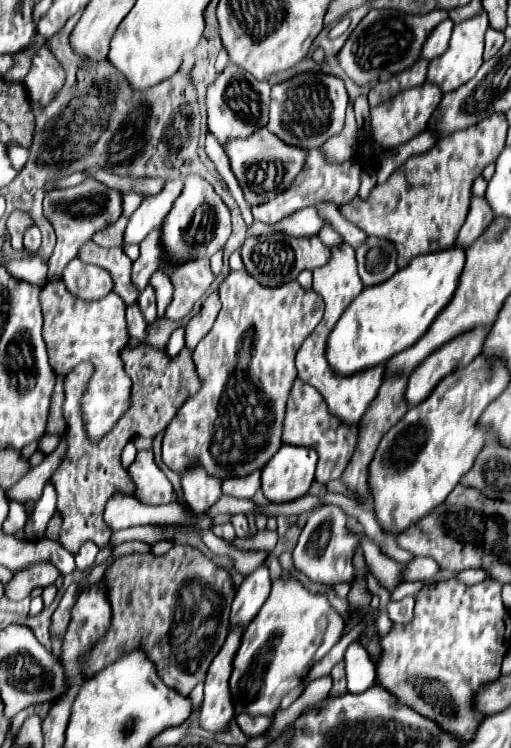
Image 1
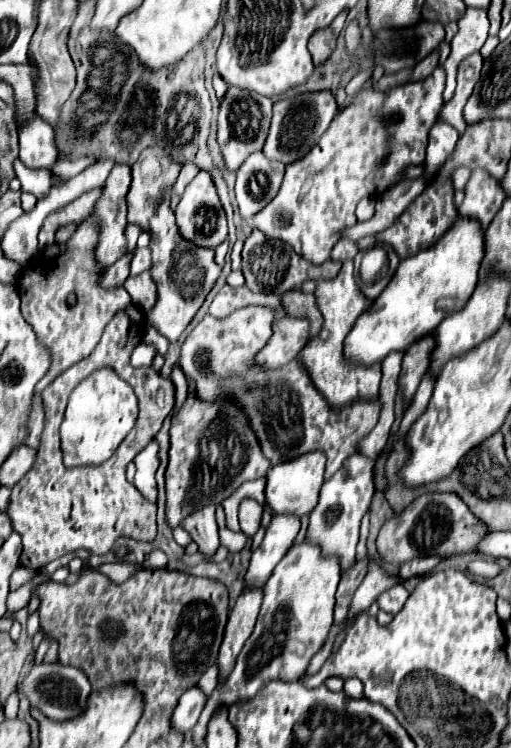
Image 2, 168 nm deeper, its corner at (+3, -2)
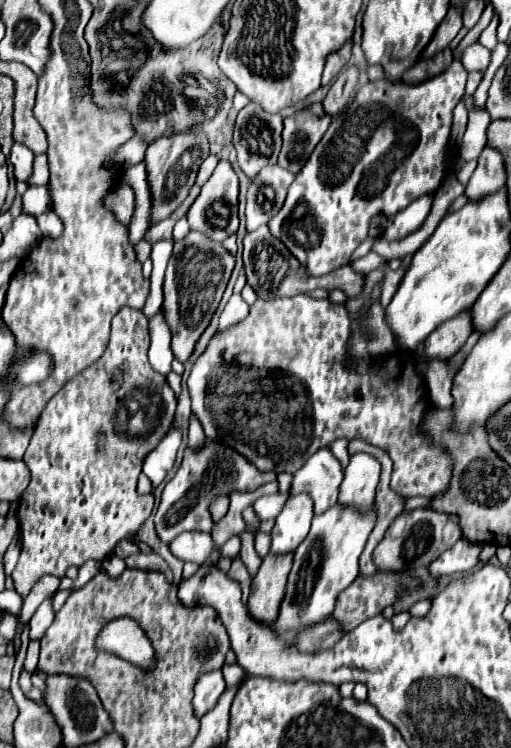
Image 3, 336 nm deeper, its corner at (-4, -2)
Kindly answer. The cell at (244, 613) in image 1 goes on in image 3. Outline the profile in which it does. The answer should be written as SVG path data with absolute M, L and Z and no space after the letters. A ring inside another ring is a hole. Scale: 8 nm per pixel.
M308 494L290 496L286 506L276 518L276 526L272 530L272 548L274 554L286 554L300 546L300 542L308 536L310 522L314 518L312 498Z

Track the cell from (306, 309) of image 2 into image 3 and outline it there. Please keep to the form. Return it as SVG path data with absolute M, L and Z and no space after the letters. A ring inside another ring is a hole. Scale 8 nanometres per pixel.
M304 294L296 298L256 300L244 322L218 332L210 340L188 378L192 412L202 422L206 438L240 450L258 470L276 474L300 470L316 450L330 446L338 438L362 438L390 454L394 462L390 488L394 492L406 498L442 496L452 476L452 458L422 430L422 420L432 404L426 396L424 376L412 358L414 354L398 350L390 358L384 358L384 362L368 366L364 360L348 354L350 336L350 316L342 304L314 300Z

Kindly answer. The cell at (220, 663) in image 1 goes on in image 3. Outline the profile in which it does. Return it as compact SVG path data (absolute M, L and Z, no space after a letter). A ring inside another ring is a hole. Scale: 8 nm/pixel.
M268 554L262 560L248 598L248 610L256 620L266 624L272 624L276 620L290 568L292 554Z

